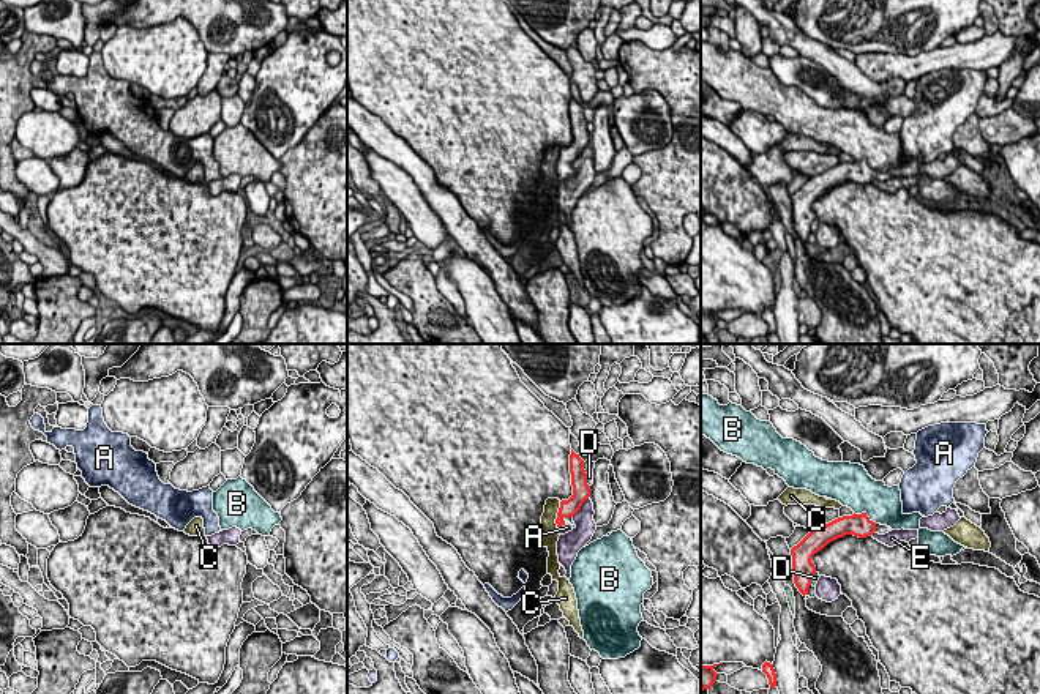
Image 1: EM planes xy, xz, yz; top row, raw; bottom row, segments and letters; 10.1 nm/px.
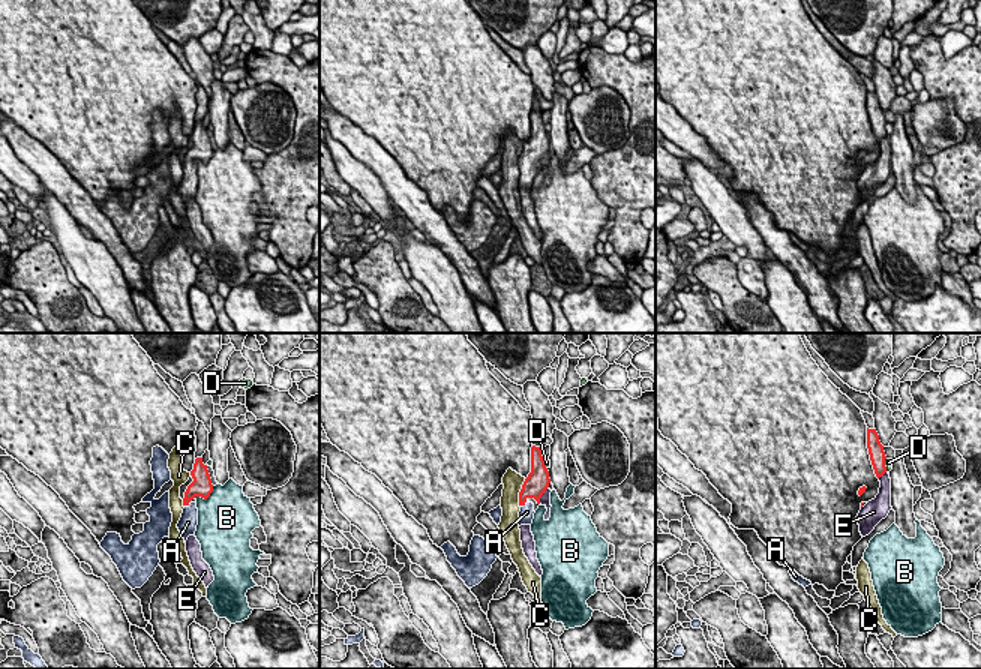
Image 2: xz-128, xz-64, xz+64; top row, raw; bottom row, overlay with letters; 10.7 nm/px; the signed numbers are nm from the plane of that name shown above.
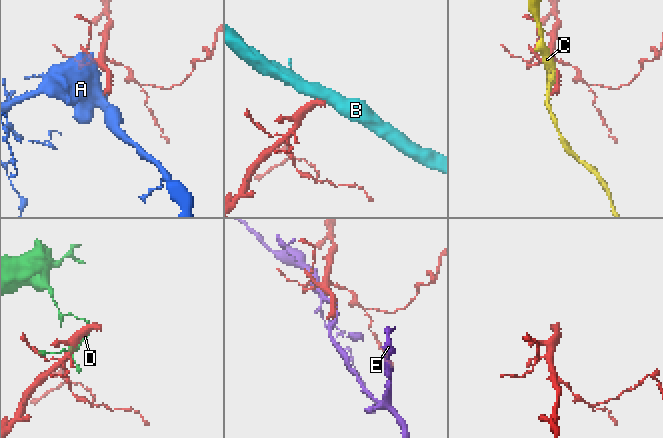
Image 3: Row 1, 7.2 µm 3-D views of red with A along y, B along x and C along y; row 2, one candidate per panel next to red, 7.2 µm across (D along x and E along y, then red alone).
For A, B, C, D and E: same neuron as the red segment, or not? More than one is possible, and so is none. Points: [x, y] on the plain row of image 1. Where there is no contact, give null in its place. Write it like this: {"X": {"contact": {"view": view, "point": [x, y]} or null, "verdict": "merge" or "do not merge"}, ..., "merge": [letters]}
{"A": {"contact": {"view": "xz", "point": [562, 171]}, "verdict": "merge"}, "B": {"contact": {"view": "yz", "point": [865, 160]}, "verdict": "do not merge"}, "C": {"contact": {"view": "xz", "point": [557, 161]}, "verdict": "do not merge"}, "D": {"contact": {"view": "yz", "point": [810, 224]}, "verdict": "do not merge"}, "E": {"contact": {"view": "xz", "point": [581, 152]}, "verdict": "do not merge"}, "merge": ["A"]}

